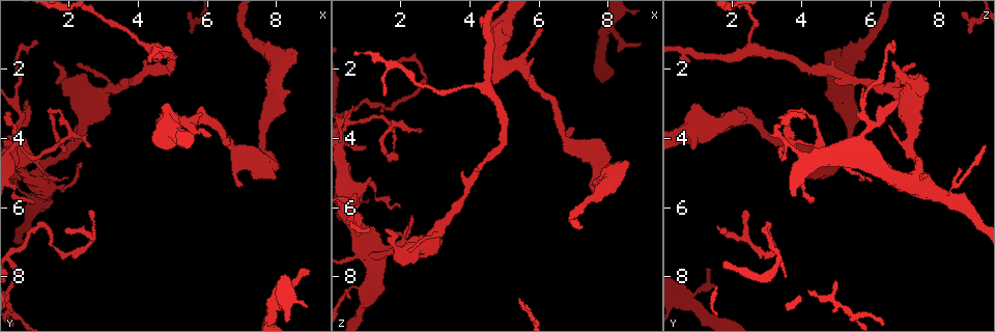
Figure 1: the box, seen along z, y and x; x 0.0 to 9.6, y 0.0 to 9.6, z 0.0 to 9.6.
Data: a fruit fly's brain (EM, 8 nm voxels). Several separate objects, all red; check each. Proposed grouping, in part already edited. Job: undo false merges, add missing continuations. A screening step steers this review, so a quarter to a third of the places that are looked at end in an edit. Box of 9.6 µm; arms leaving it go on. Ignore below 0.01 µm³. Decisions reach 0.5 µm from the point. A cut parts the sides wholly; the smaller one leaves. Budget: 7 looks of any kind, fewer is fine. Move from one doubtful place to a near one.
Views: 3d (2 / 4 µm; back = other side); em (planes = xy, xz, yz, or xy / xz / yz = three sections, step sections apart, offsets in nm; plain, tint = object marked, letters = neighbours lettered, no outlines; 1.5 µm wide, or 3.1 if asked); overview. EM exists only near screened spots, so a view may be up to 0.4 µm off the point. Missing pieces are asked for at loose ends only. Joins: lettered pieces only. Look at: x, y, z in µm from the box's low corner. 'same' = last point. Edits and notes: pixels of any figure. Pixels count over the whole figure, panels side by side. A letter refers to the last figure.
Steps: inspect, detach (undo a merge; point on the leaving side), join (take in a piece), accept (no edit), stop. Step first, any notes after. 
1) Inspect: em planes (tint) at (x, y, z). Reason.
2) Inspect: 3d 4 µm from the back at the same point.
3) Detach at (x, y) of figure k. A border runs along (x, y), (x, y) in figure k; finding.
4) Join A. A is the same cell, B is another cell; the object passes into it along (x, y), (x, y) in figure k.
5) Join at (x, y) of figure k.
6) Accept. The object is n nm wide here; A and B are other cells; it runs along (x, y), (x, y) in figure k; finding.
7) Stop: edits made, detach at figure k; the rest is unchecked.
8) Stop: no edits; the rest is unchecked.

Inspect: 3d 4 µm at (1.10, 1.25, 6.65). Tapers out.

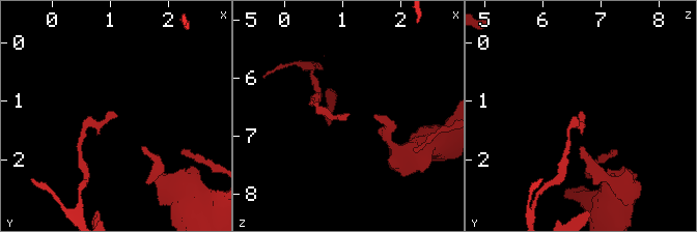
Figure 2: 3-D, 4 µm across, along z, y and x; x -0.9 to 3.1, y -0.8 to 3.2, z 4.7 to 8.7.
Inspect: em planes (plain) at (1.15, 1.25, 6.65).

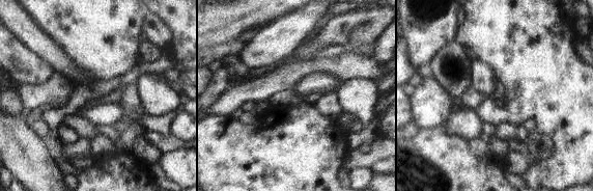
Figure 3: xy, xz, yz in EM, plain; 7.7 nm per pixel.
Inspect: em planes (letters) at the same point.

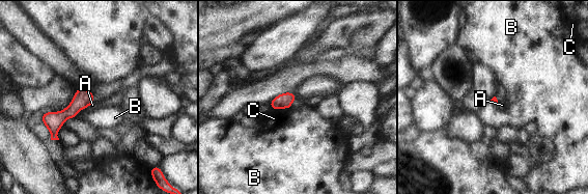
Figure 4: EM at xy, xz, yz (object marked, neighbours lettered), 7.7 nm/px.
Accept. A, B and C are other cells; it runs along (88, 92), (53, 126), (53, 137) in figure 4; no lettered piece goes on from it.

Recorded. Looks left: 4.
Inspect: em planes (letters) at (0.80, 2.90, 6.85). An open end.

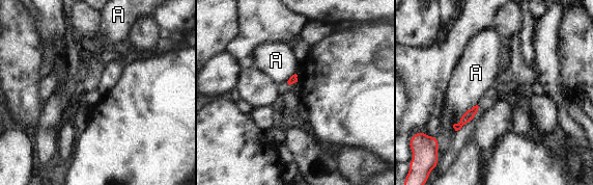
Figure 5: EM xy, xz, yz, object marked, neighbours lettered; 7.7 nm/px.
Accept. A is another cell; a border runs along (477, 104), (453, 125), (455, 131) in figure 5; none of them fits.

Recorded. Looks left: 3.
Inspect: em planes (tint) at (1.85, 5.50, 6.90). Sudden change in width.

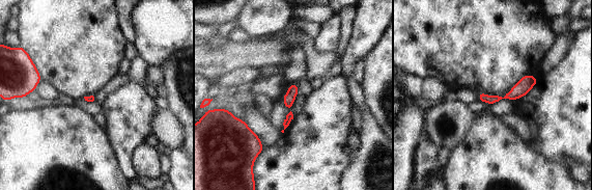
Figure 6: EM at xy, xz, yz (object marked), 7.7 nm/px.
Inspect: em planes (letters) at the same point. What lies round it.

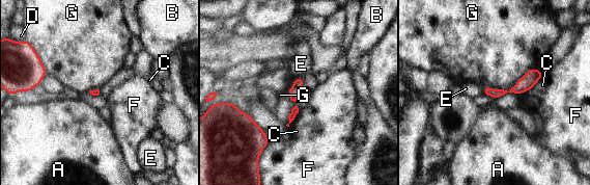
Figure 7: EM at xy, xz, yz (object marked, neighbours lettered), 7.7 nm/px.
Accept. The object is 50 nm wide here; A, B, C, D, E, F and G are other cells; a border runs along (535, 67), (528, 70), (514, 82) in figure 7; one cell here.

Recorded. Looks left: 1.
Stop: no edits; the rest is unchecked.

